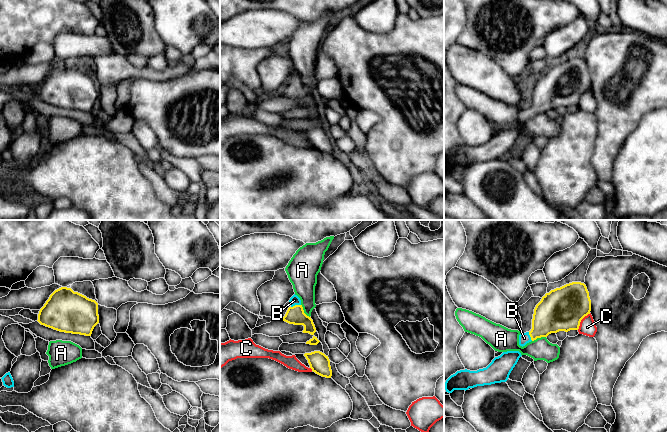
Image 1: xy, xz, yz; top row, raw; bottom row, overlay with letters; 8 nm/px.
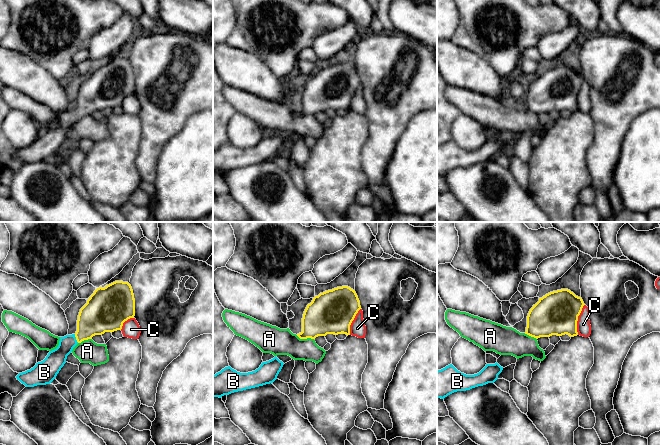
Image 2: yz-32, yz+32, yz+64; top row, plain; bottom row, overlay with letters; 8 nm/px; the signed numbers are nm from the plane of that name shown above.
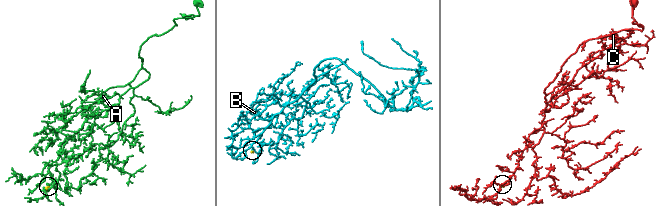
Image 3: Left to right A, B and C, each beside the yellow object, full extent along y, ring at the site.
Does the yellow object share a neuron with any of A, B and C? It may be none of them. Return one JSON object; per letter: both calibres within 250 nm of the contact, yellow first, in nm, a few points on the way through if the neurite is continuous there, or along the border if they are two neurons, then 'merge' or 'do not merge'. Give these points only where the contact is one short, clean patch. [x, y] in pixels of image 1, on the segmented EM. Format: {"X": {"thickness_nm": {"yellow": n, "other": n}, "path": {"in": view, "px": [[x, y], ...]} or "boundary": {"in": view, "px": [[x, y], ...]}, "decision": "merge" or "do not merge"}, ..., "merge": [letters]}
{"A": {"thickness_nm": {"yellow": 150, "other": 200}, "boundary": {"in": "xz", "px": [[301, 304], [304, 312], [309, 317]]}, "decision": "do not merge"}, "B": {"thickness_nm": {"yellow": 150, "other": 80}, "path": {"in": "xz", "px": [[295, 315], [295, 305], [294, 300]]}, "decision": "merge"}, "C": {"thickness_nm": {"yellow": 360, "other": 130}, "boundary": {"in": "yz", "px": [[590, 313], [581, 320], [577, 329]]}, "decision": "do not merge"}, "merge": ["B"]}

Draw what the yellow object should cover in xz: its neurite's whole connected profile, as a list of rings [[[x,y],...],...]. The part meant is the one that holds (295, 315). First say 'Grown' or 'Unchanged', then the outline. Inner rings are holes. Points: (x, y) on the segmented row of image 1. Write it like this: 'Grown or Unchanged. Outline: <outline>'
Grown. Outline: [[[294,294],[290,298],[289,302],[291,306],[288,308],[282,320],[289,324],[303,325],[303,333],[314,335],[314,333],[316,332],[315,325],[311,317],[307,316],[304,313],[300,298]]]

